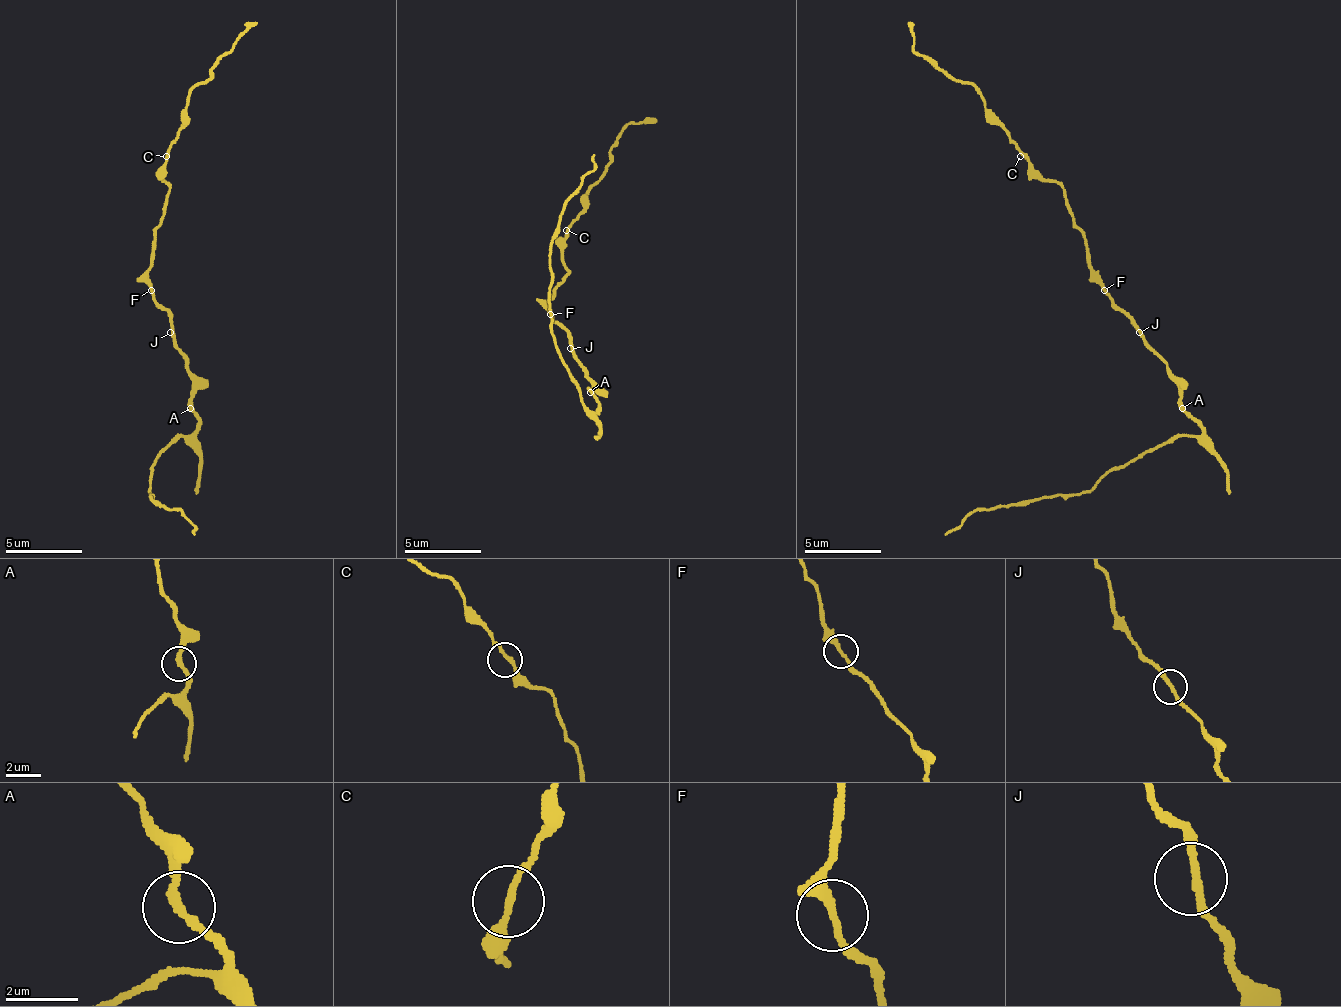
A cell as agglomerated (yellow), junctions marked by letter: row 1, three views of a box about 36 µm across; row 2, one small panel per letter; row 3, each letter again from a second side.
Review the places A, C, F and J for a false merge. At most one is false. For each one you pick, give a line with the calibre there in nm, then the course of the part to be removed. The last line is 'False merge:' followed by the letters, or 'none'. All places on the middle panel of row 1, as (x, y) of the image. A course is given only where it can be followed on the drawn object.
False merge: none

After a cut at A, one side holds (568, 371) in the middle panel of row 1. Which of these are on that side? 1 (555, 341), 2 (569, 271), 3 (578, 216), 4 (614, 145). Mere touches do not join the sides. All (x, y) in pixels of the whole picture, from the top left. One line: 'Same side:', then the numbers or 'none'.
Same side: 1

